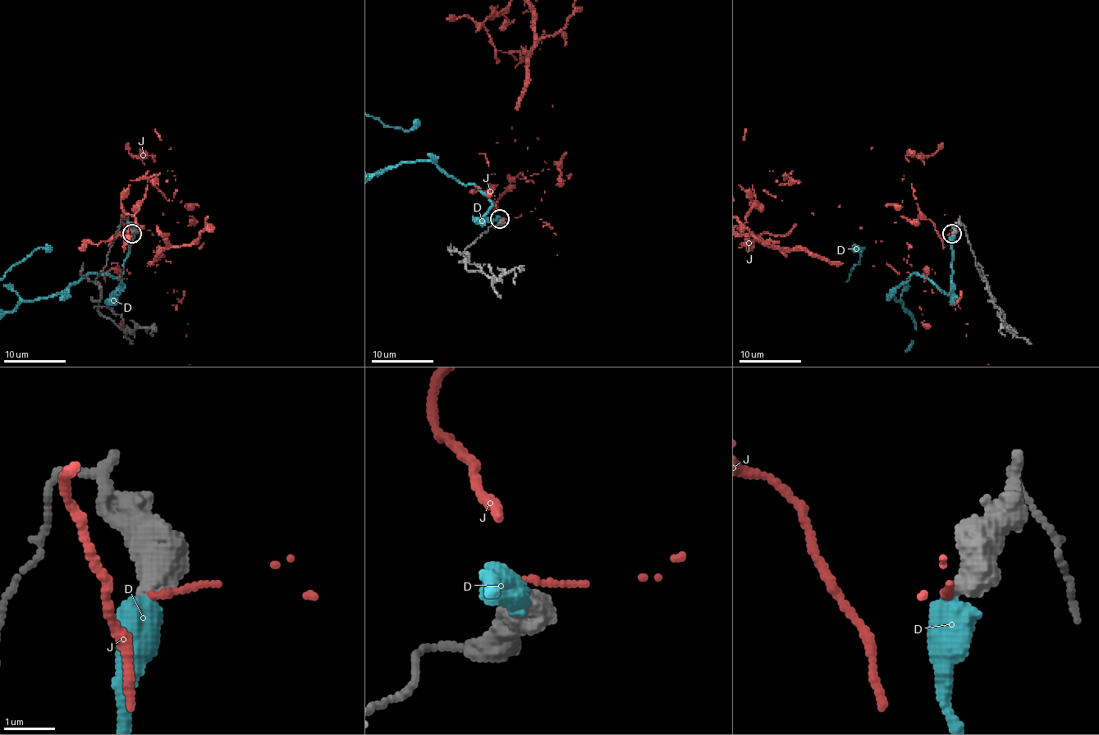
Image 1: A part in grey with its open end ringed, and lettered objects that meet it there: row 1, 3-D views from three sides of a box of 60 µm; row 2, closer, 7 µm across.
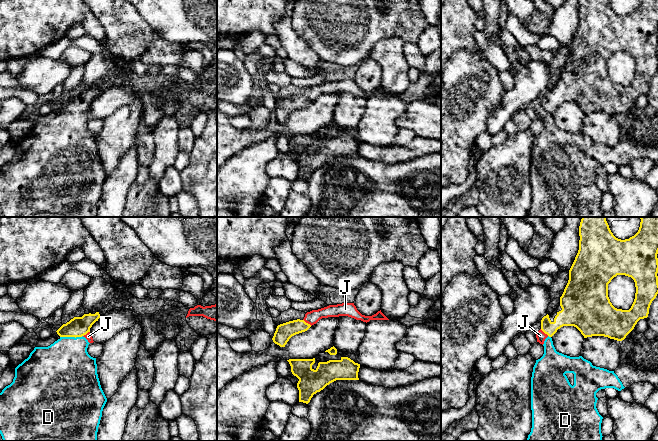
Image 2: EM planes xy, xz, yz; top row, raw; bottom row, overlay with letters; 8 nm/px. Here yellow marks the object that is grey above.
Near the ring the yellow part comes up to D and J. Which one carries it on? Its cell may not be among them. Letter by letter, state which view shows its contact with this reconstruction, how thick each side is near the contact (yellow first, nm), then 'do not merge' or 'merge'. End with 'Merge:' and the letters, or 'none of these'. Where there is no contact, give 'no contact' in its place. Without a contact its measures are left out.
D: xy | 160/420 nm | merge
J: xz | 140/110 nm | do not merge
Merge: D

